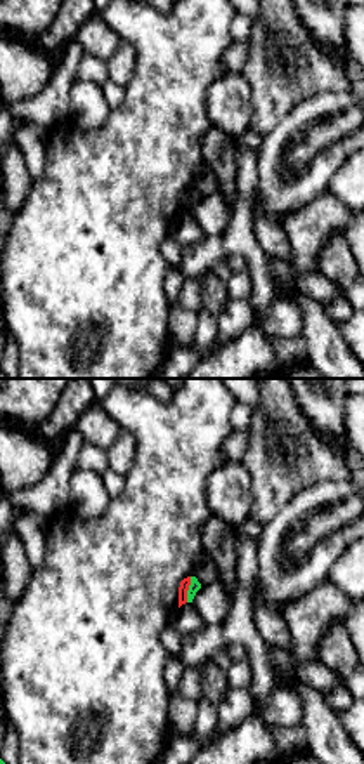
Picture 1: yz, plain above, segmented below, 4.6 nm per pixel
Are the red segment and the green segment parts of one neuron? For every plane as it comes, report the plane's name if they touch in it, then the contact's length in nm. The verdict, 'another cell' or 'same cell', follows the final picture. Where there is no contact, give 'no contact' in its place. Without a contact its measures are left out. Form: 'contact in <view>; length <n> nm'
contact in yz; length 120 nm

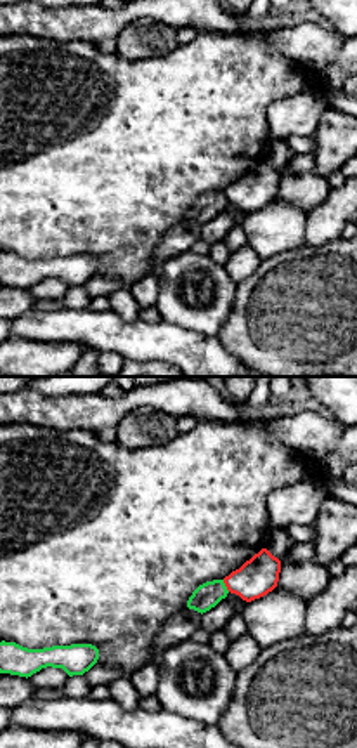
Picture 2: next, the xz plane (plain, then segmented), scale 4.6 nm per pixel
contact in xz; length 70 nm

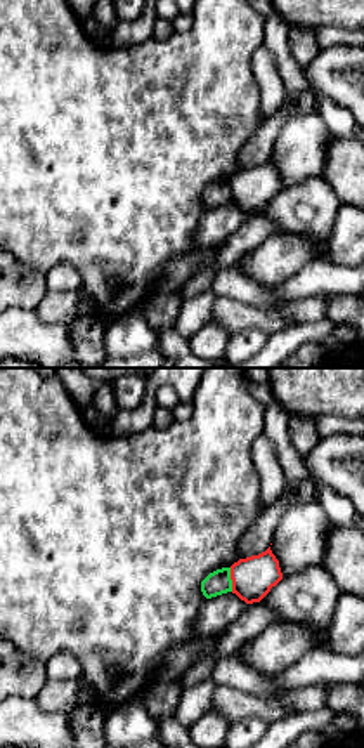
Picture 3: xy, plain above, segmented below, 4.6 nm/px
contact in xy; length 110 nm

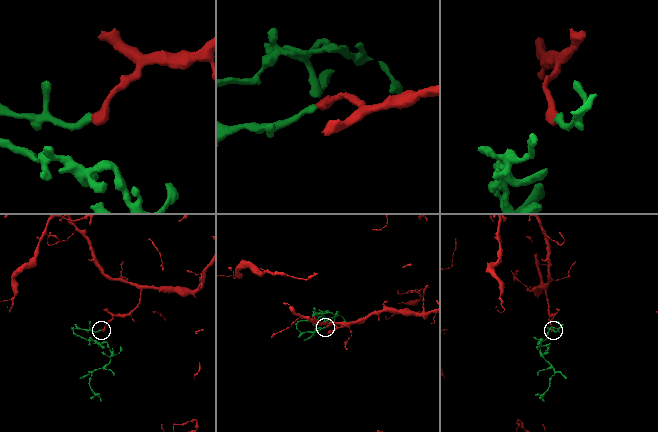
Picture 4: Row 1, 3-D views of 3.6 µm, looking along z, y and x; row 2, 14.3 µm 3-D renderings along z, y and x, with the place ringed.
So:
another cell

